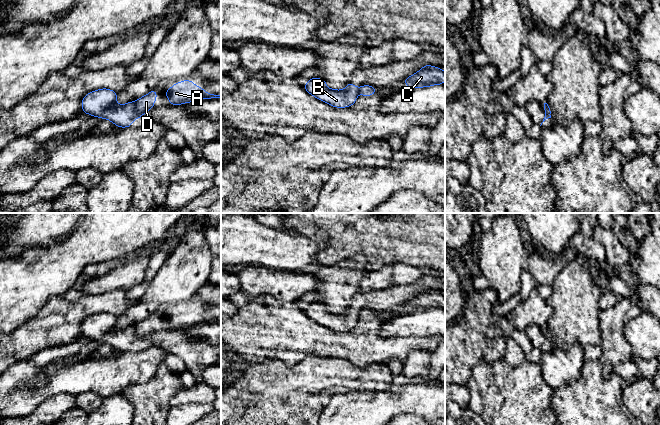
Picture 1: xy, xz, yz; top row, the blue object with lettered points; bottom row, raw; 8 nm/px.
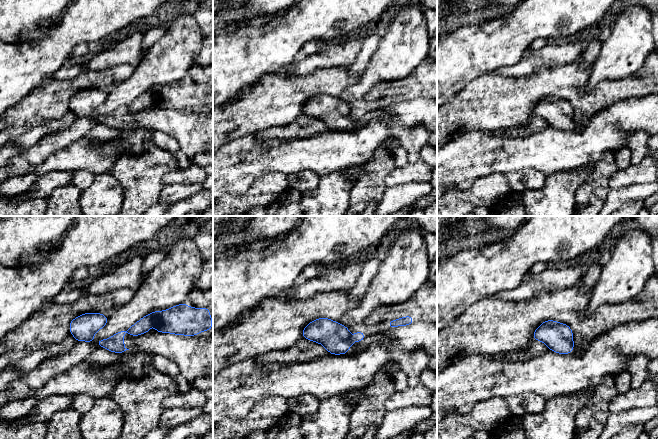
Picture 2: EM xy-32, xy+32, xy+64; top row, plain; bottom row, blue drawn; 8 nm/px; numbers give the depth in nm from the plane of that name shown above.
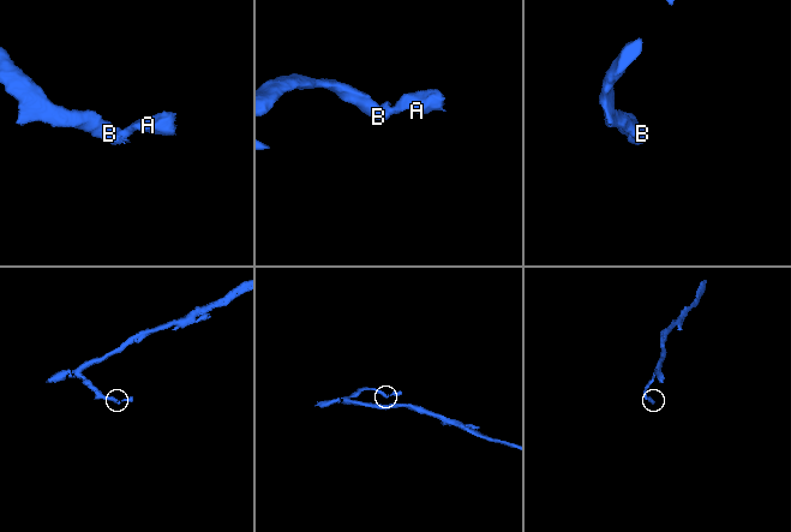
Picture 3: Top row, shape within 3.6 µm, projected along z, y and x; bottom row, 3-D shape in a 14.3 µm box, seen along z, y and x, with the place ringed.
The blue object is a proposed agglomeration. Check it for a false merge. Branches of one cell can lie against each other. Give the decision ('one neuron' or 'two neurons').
two neurons

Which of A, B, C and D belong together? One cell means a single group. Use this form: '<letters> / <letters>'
A C D / B

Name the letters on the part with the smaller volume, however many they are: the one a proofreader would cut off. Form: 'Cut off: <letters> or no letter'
Cut off: A, C, D

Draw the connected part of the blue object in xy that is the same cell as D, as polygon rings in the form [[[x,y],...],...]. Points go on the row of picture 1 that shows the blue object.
[[[153,89],[150,93],[147,95],[137,99],[135,101],[135,106],[136,106],[136,111],[140,114],[143,115],[145,114],[148,110],[152,109],[154,106],[154,102],[157,100],[157,92]]]

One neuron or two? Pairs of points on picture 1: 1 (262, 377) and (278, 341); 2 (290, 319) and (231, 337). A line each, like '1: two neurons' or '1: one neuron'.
1: two neurons
2: one neuron

